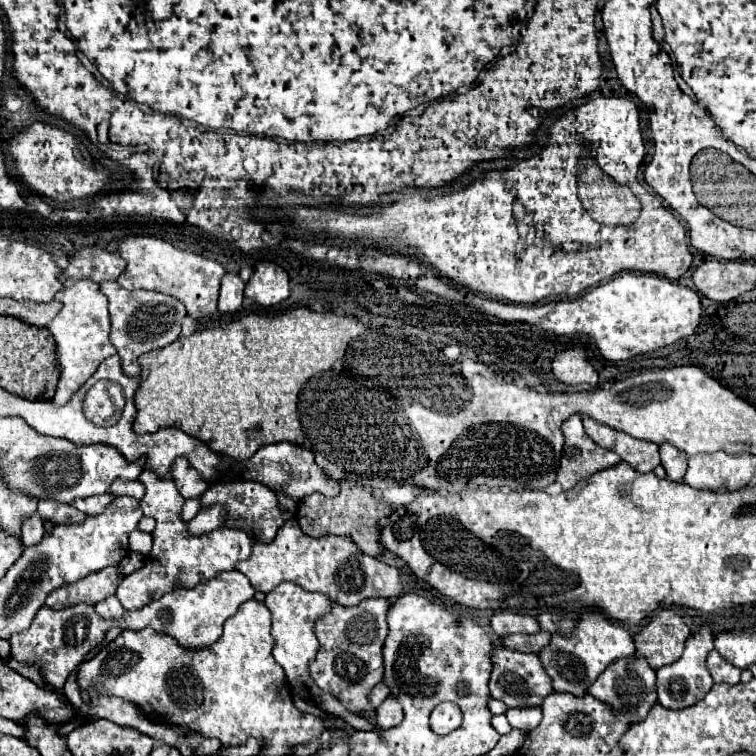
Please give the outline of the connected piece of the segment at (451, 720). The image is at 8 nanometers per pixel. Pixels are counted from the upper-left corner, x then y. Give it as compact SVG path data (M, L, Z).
M441 703L433 713L431 713L431 729L437 735L449 735L461 725L461 711L455 705Z

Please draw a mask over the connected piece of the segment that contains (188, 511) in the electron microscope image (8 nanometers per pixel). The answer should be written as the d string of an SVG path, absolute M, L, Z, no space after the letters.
M197 497L197 499L187 499L181 517L183 517L185 521L191 521L191 519L199 513L199 509L201 509L201 499L199 499L199 497Z

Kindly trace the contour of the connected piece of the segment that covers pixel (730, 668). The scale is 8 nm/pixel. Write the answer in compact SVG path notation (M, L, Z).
M711 651L707 657L707 667L713 675L715 683L739 683L741 681L741 669L725 661L717 651Z

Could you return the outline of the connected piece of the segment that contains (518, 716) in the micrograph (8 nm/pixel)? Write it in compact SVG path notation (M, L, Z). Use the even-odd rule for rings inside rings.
M515 707L515 709L509 709L505 715L513 727L519 727L527 733L541 723L541 709L539 707Z

